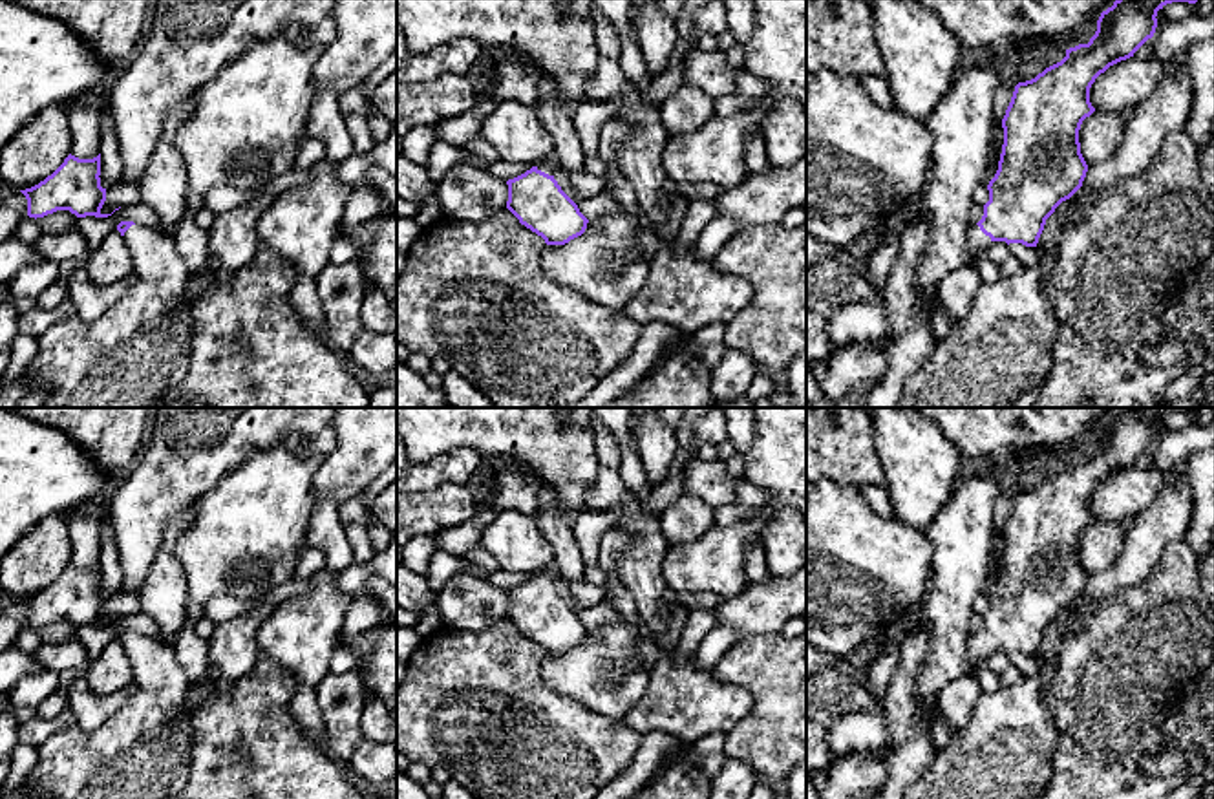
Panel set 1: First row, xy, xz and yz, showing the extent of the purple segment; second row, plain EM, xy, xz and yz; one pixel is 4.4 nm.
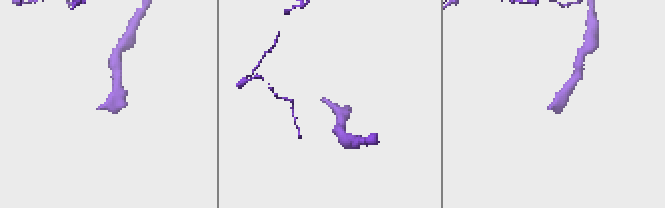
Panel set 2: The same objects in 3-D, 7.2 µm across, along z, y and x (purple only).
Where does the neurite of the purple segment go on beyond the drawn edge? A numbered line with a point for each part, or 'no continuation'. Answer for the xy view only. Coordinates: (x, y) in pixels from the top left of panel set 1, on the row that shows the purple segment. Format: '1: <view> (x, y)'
1: xy (158, 264)

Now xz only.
1: xz (551, 163)

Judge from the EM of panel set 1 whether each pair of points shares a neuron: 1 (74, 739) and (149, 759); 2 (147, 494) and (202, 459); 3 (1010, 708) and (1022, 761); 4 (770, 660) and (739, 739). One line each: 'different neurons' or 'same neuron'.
1: same neuron
2: same neuron
3: same neuron
4: same neuron

